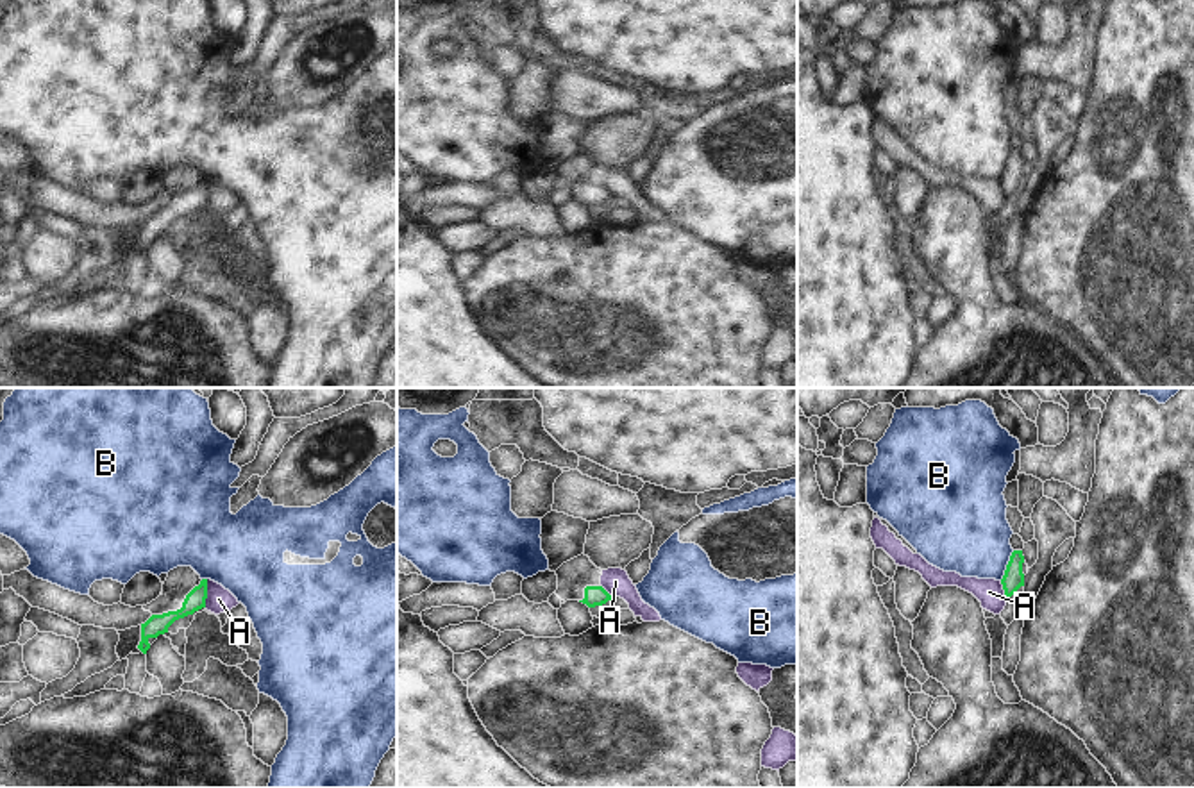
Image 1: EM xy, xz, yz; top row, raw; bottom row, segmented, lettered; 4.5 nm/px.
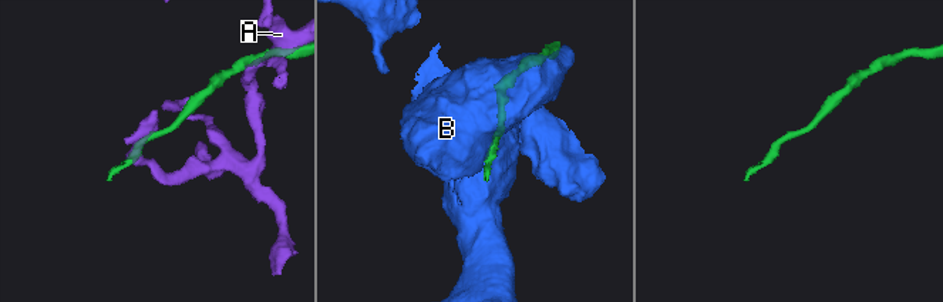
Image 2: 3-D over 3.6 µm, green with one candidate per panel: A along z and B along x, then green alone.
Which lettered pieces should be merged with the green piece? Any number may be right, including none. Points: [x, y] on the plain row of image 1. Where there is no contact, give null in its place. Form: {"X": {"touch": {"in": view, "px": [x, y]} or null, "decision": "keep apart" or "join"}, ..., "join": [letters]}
{"A": {"touch": {"in": "xy", "px": [206, 193]}, "decision": "keep apart"}, "B": {"touch": {"in": "yz", "px": [1007, 165]}, "decision": "keep apart"}, "join": []}

